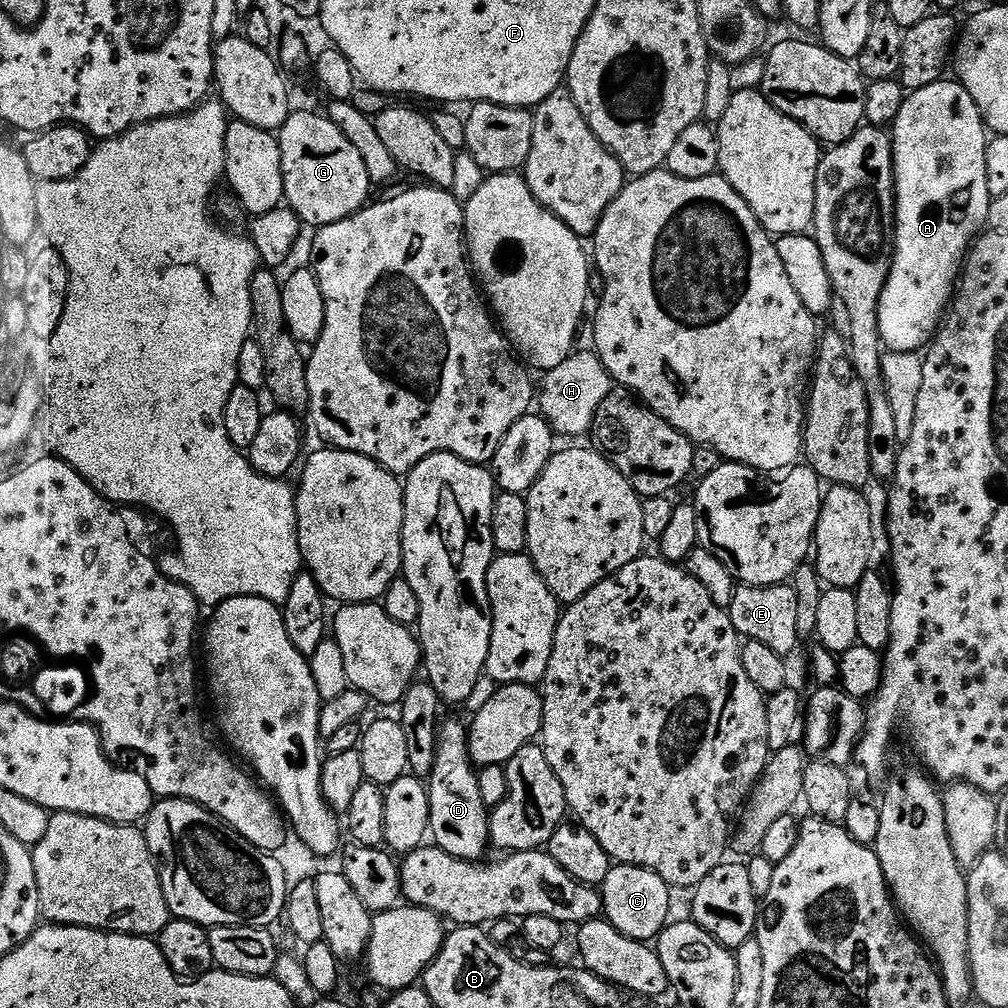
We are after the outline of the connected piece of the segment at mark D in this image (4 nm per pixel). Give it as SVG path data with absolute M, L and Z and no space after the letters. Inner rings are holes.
M444 720L438 729L433 770L426 777L430 802L430 840L435 847L446 850L446 854L454 858L480 862L485 859L484 851L490 848L490 809L482 802L482 793L478 791L478 772L468 756L468 729L456 720Z

